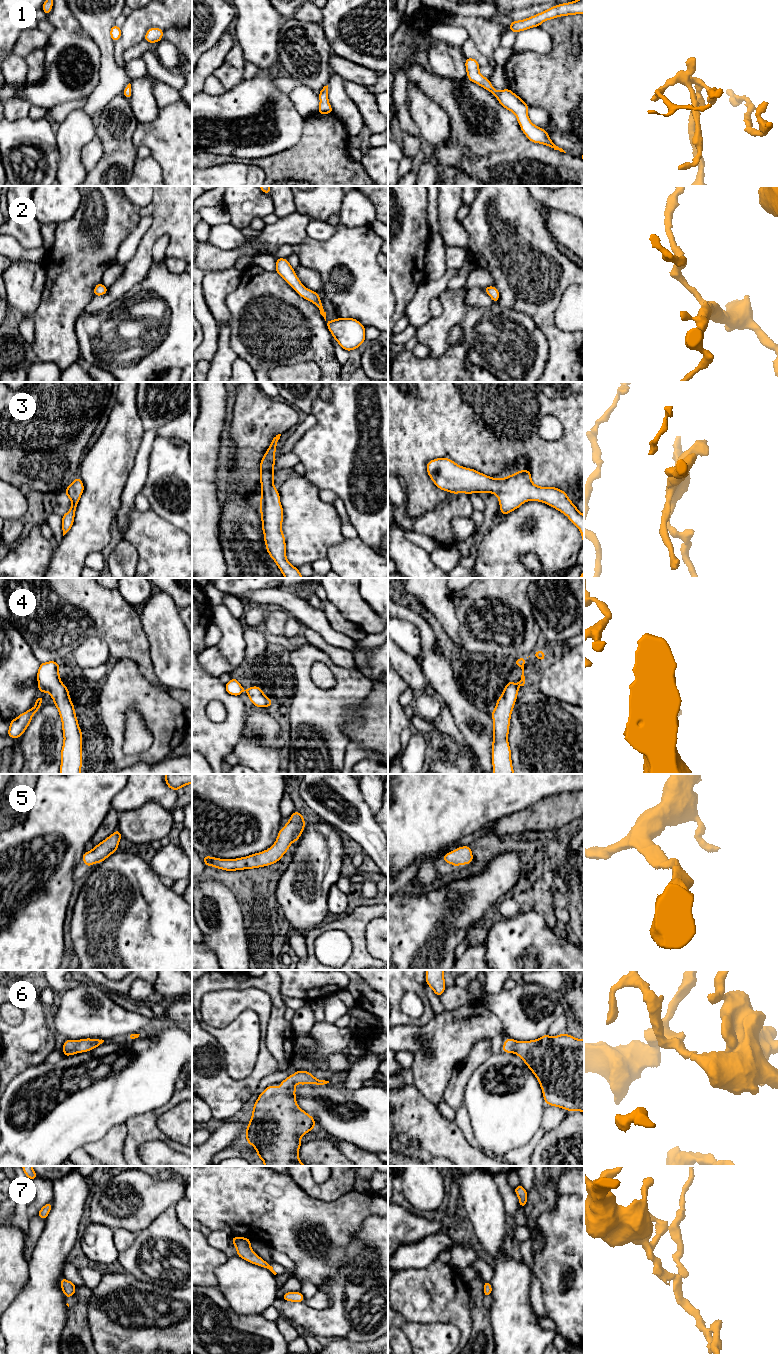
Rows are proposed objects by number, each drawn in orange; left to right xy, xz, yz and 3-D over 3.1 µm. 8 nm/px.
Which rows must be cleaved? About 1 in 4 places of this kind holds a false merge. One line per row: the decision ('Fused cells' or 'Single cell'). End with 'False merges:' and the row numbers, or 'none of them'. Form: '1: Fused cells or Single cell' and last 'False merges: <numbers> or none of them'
1: Single cell
2: Single cell
3: Single cell
4: Single cell
5: Single cell
6: Single cell
7: Single cell
False merges: none of them

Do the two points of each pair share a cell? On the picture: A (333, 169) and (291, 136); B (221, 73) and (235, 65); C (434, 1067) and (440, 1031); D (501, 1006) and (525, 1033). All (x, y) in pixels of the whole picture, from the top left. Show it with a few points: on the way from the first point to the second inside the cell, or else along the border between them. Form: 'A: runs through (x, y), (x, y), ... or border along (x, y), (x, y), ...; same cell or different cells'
A: border along (304, 118), (300, 139), (294, 145), (277, 152); different cells
B: runs through (224, 73), (227, 73), (232, 68); same cell
C: runs through (440, 1058), (440, 1040); same cell
D: runs through (508, 1013), (521, 1026); same cell

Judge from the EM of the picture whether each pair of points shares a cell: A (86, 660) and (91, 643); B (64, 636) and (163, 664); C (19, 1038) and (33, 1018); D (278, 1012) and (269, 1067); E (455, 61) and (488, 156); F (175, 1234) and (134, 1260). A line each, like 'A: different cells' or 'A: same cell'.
A: same cell
B: different cells
C: same cell
D: different cells
E: different cells
F: same cell

